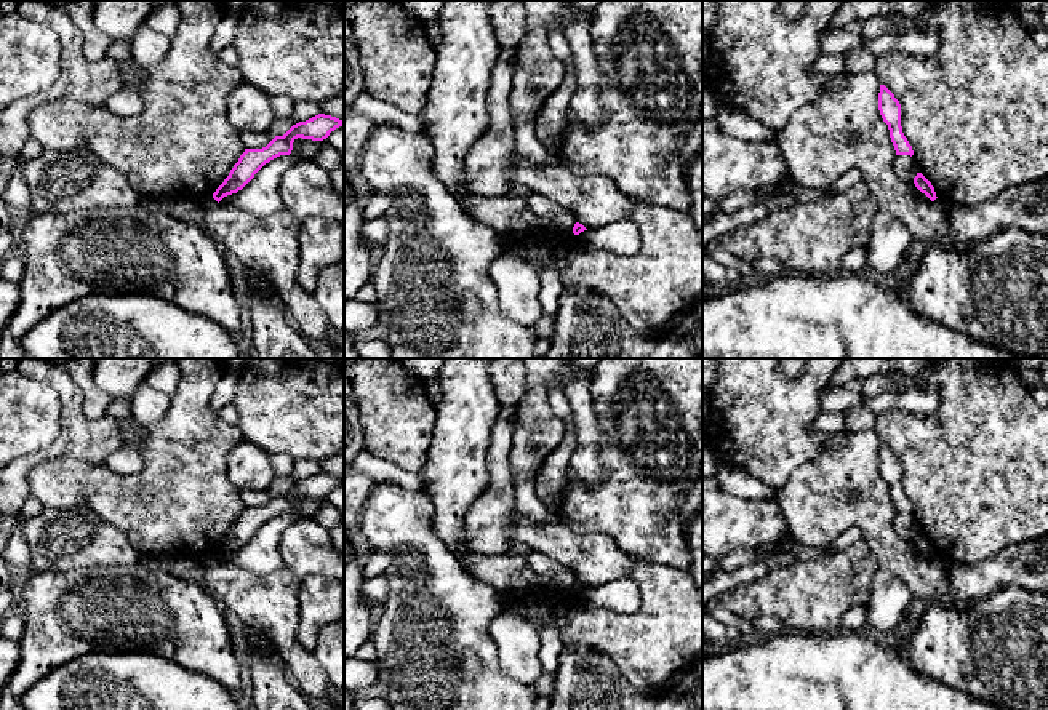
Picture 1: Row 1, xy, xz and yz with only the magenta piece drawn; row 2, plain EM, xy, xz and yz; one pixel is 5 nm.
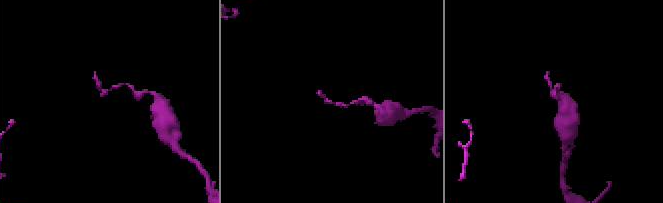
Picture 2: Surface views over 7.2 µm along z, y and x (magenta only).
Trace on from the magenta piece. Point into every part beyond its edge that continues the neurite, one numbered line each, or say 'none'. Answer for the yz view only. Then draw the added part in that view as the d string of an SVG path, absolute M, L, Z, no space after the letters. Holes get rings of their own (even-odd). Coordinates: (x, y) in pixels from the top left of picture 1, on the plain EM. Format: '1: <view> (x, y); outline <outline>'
none

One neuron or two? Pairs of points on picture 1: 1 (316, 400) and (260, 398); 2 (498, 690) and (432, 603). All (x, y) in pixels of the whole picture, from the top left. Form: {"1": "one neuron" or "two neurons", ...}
{"1": "one neuron", "2": "one neuron"}

